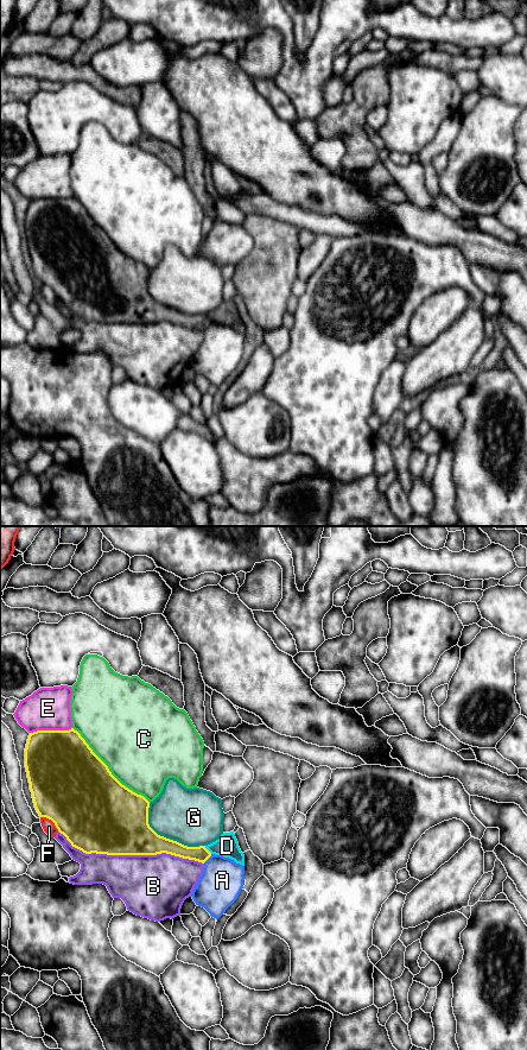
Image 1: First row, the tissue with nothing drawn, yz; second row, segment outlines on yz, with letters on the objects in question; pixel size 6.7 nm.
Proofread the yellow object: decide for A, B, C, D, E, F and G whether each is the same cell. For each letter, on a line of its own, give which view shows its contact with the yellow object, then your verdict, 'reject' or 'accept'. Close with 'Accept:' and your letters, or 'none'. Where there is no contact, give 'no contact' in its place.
A: yz | reject
B: yz | reject
C: yz | reject
D: yz | reject
E: yz | reject
F: yz | reject
G: yz | reject
Accept: none

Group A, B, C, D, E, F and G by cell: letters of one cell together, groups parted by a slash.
A / B / C / D / E / F / G

